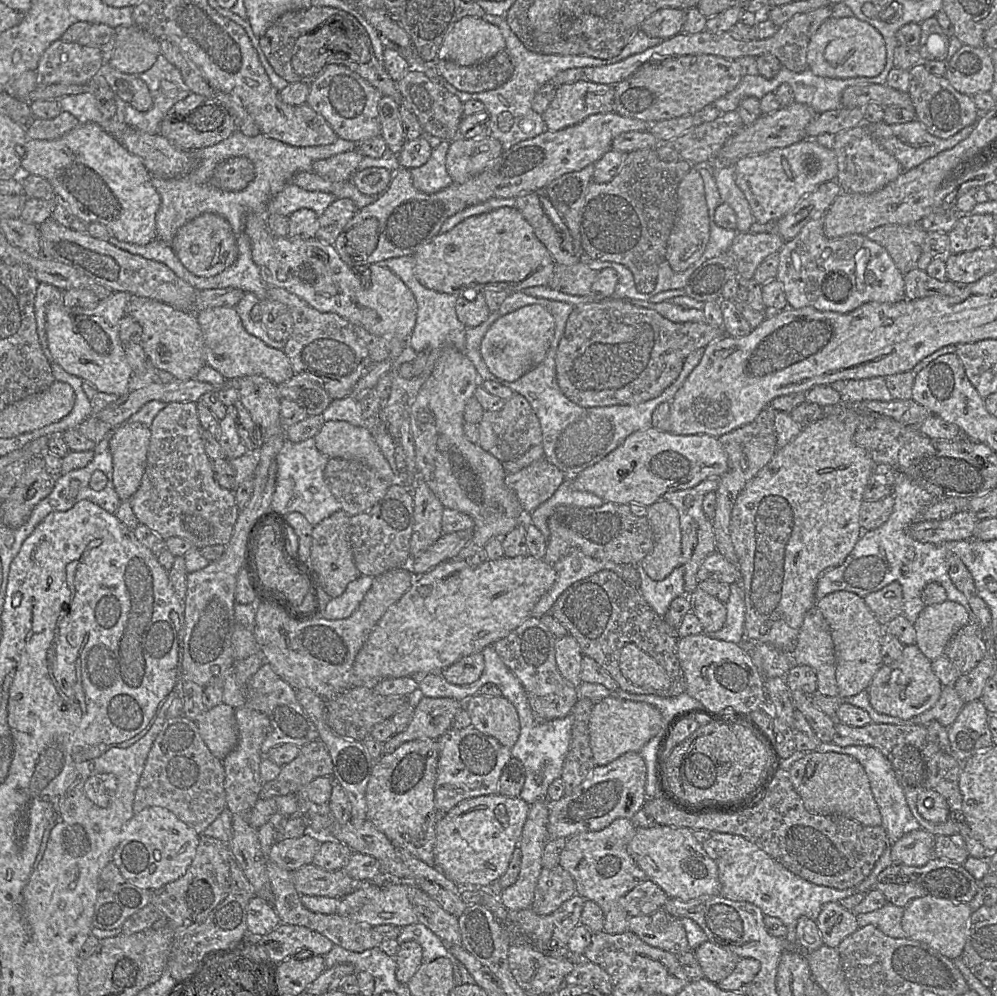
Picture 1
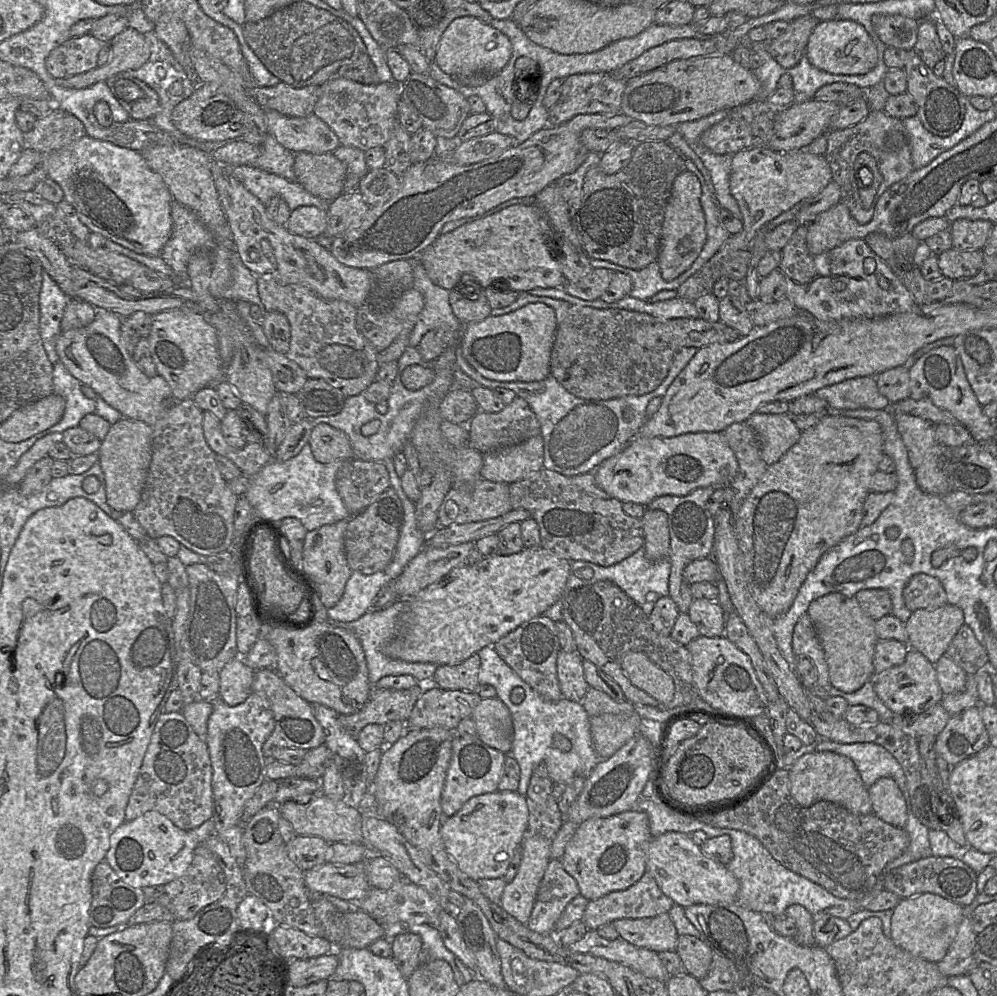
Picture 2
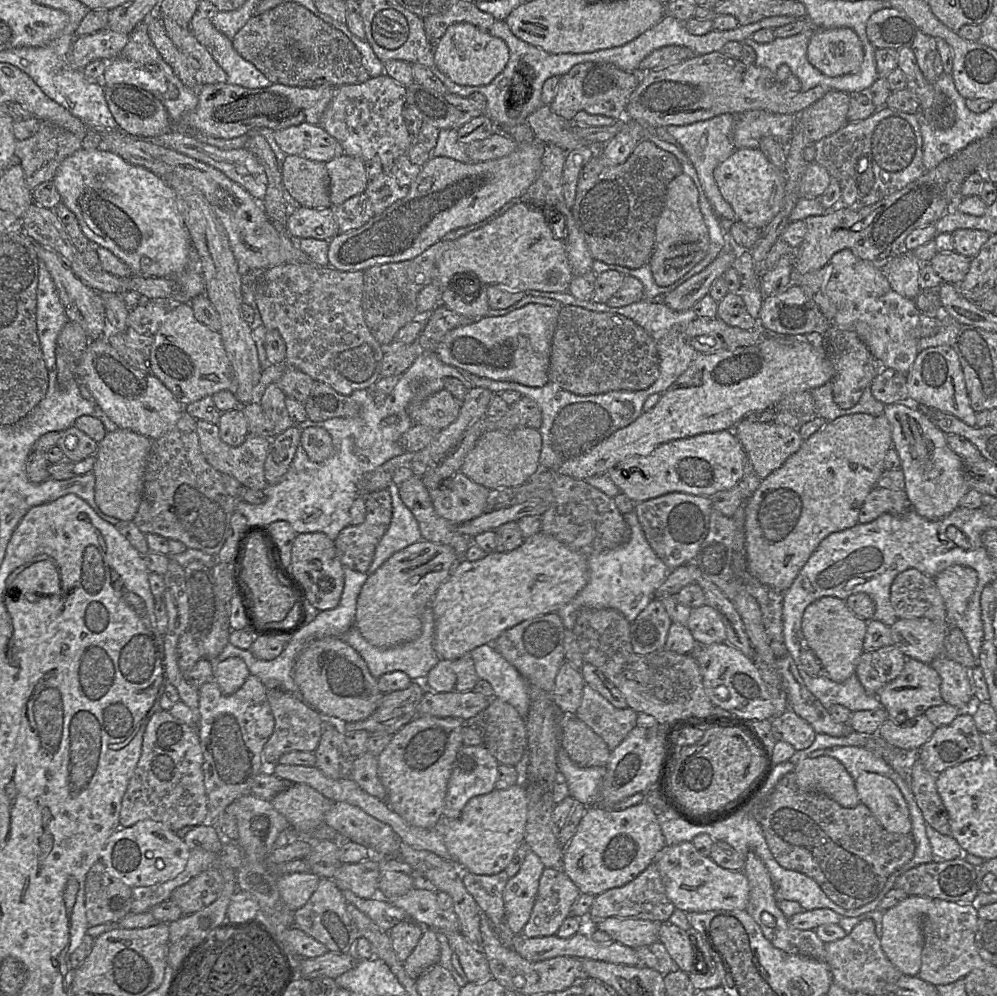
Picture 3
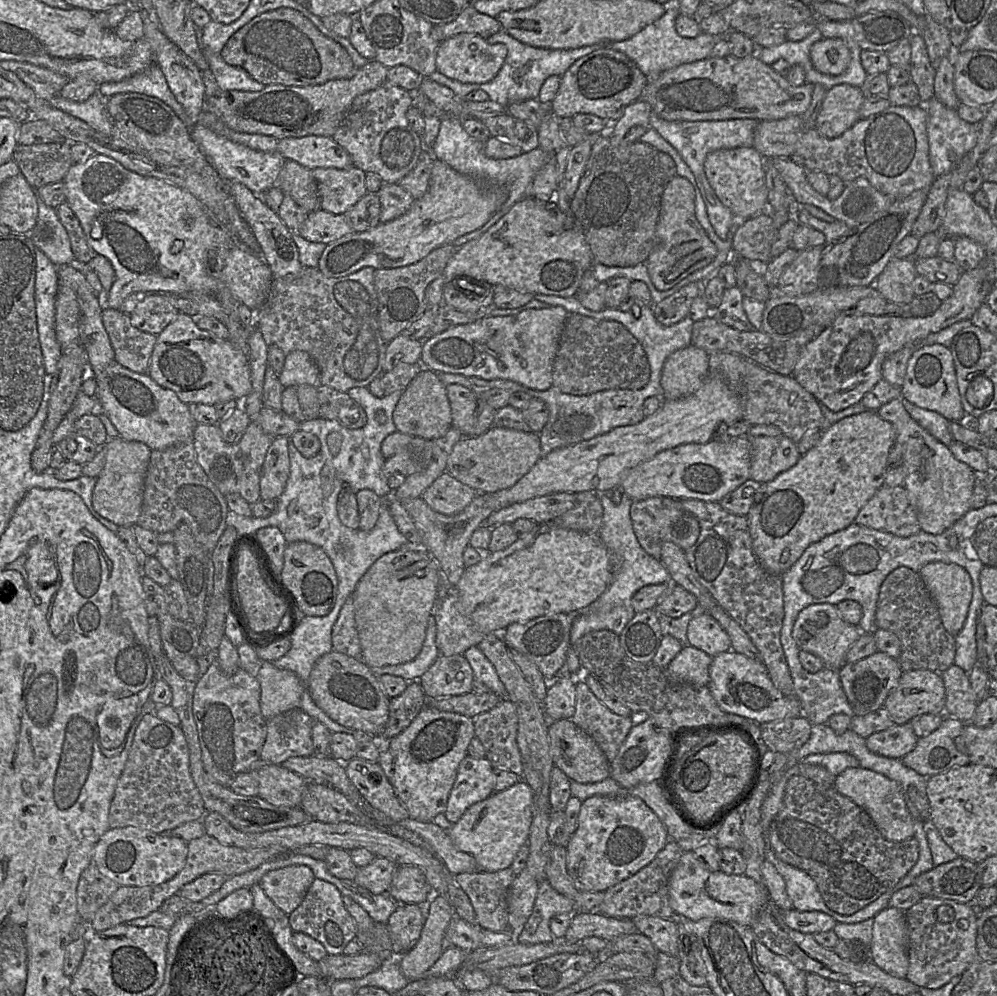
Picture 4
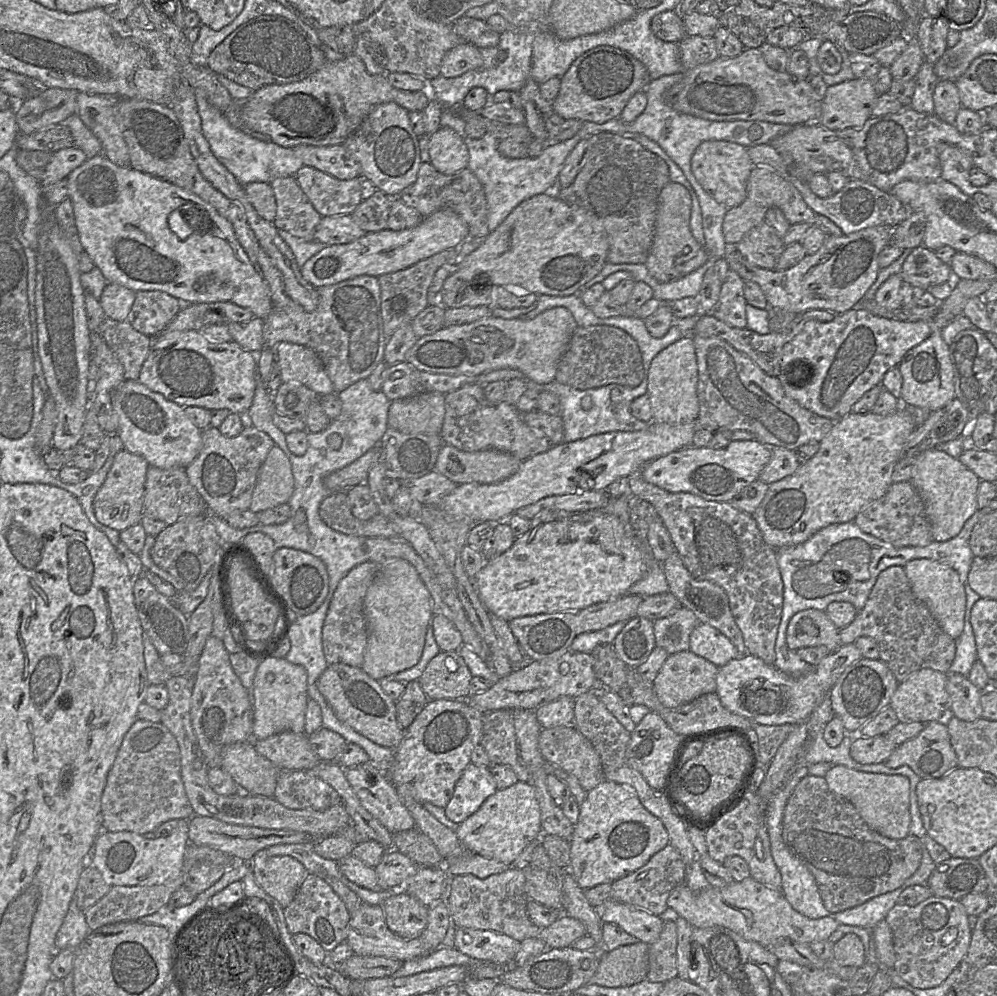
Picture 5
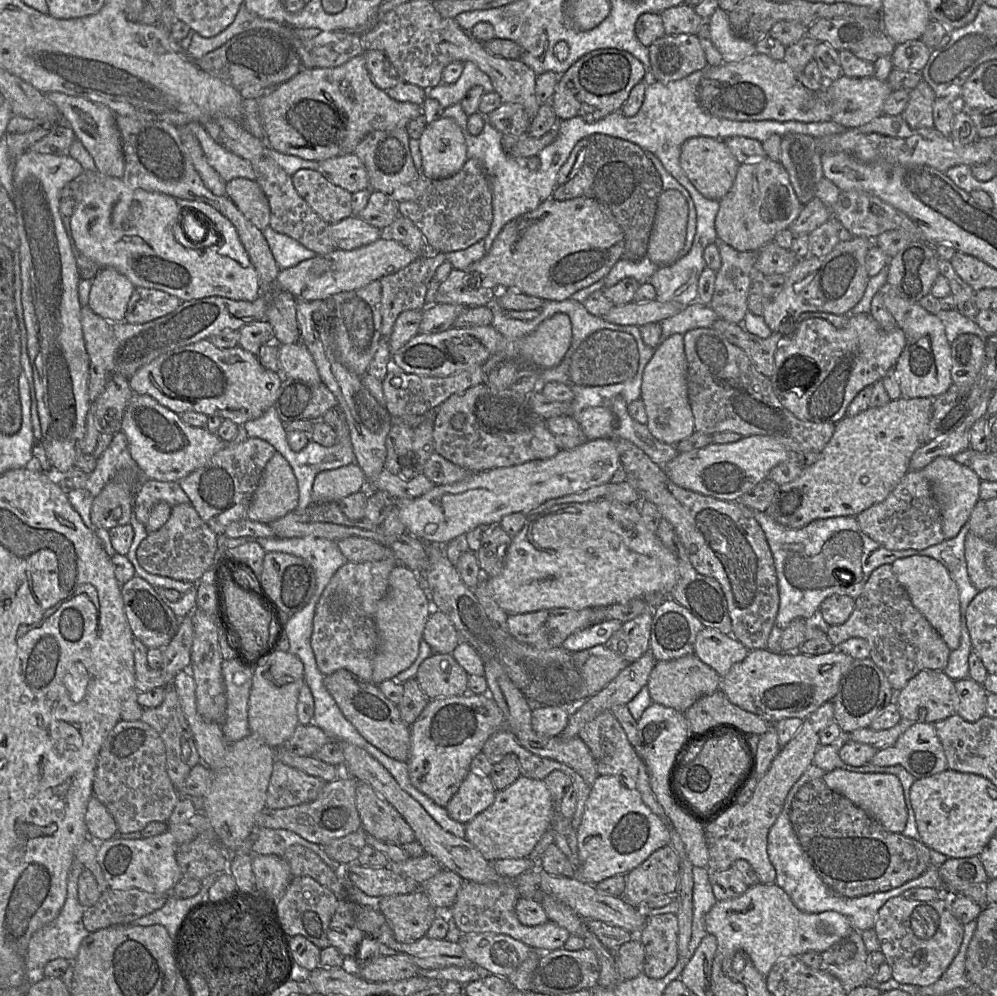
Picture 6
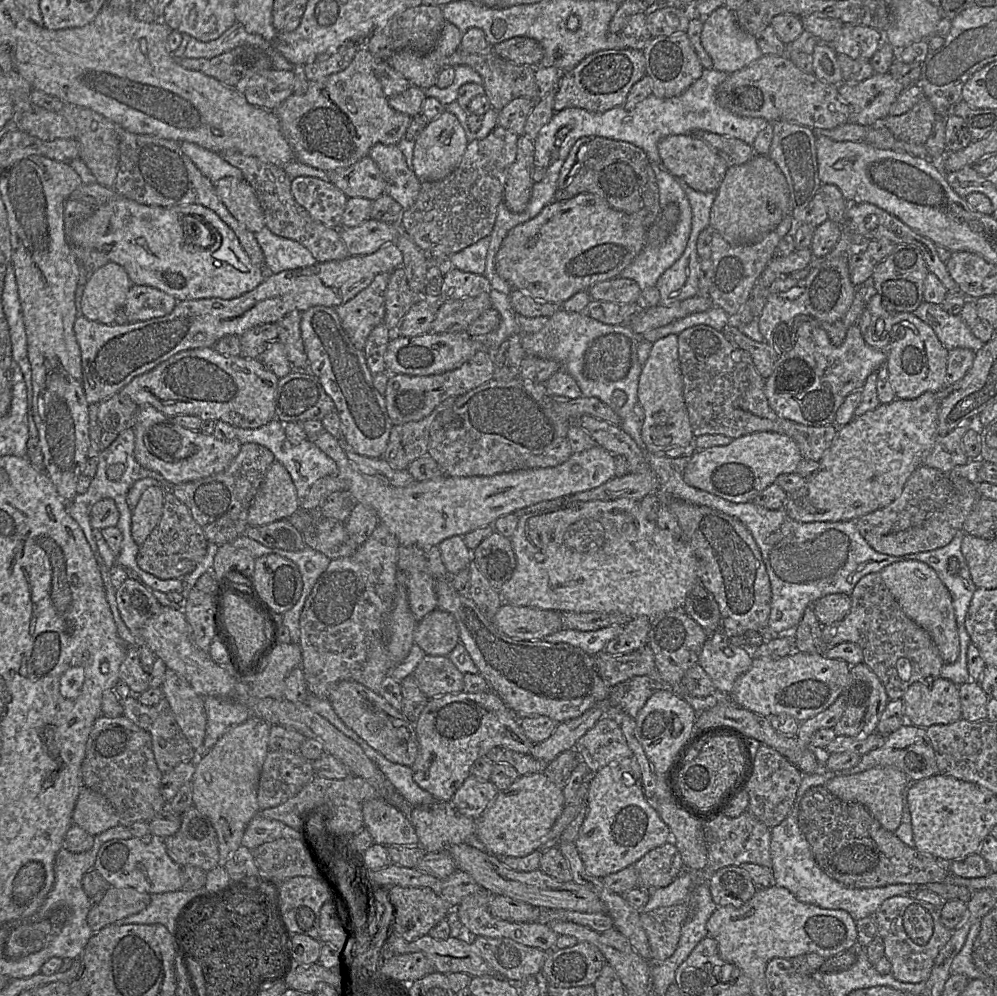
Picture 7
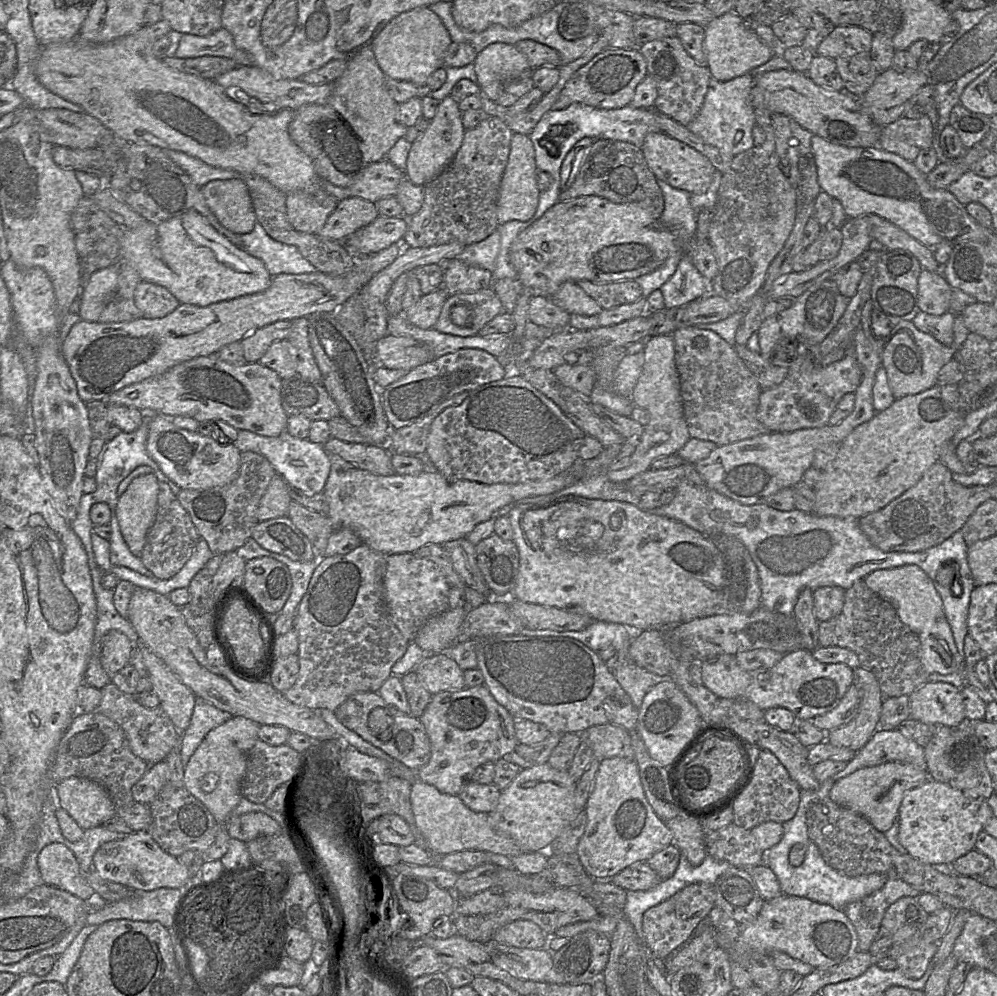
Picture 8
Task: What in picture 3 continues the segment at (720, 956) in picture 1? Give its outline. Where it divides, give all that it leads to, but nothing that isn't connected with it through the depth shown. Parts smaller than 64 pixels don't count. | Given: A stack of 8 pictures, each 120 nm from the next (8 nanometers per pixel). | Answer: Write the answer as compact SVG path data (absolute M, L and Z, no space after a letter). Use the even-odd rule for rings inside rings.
M662 922L659 931L661 942L677 968L686 973L693 971L694 951L688 933L670 922Z

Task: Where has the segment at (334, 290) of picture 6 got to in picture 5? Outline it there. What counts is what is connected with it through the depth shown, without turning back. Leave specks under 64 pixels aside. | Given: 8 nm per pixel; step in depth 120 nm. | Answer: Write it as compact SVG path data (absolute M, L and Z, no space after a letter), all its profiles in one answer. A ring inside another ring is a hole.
M443 208L424 217L413 228L400 231L386 228L368 232L347 244L326 246L301 267L301 274L316 289L360 275L379 277L406 269L444 250L457 248L468 239L468 234L467 223L454 211Z

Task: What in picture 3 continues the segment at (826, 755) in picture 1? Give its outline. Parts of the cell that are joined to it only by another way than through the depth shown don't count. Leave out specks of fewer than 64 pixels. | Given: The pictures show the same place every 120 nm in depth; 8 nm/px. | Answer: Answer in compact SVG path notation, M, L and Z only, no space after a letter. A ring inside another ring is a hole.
M805 758L795 765L793 771L797 777L797 785L802 791L826 794L845 808L860 804L855 779L835 758Z

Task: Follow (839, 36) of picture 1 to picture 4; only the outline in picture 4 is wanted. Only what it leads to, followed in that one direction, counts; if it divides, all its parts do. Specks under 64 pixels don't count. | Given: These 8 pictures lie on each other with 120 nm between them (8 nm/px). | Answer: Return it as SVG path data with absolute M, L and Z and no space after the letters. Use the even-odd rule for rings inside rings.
M822 38L810 48L810 59L816 70L838 76L844 73L851 61L851 53L840 38Z

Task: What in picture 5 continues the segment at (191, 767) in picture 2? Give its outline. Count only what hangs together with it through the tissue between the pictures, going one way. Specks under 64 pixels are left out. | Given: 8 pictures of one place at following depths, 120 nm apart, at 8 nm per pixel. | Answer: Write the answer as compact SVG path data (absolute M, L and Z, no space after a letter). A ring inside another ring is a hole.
M137 719L123 737L101 797L104 831L131 831L139 834L153 832L160 824L173 819L190 819L193 808L181 779L181 757L173 734L161 723Z

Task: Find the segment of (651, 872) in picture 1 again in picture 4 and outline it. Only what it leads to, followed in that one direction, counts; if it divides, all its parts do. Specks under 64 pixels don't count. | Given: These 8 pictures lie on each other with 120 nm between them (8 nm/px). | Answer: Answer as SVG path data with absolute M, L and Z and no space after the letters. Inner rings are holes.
M685 851L671 873L668 882L669 905L682 919L698 921L703 918L723 918L741 925L752 926L755 918L770 900L762 883L743 875L709 871L693 851Z

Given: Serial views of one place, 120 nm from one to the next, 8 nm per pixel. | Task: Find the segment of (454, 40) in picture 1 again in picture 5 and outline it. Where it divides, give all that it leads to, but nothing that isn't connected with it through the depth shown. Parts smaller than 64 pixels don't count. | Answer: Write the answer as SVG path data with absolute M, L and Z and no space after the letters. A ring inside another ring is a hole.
M463 41L445 54L441 63L440 75L446 78L457 77L483 66L484 59L480 48Z

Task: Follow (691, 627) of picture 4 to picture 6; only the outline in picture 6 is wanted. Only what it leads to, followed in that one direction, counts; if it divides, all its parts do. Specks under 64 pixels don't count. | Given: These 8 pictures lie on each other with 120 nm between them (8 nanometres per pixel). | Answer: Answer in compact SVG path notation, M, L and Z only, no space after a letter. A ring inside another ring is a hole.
M704 628L695 639L694 654L724 677L731 667L743 661L749 650L733 636L712 628Z

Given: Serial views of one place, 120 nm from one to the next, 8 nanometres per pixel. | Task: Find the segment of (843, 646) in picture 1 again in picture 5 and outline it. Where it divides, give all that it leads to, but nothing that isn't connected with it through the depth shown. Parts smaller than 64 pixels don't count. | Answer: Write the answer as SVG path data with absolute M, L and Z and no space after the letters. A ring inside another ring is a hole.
M813 608L802 610L792 616L786 639L788 647L793 650L825 646L832 652L842 646L840 630L825 611Z

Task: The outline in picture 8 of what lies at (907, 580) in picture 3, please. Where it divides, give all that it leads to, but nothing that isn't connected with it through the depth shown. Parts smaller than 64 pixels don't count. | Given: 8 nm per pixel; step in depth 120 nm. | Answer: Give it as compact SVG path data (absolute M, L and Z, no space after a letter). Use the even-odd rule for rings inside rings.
M862 580L845 590L844 606L836 617L818 623L821 647L842 647L857 654L860 666L871 671L878 680L884 698L909 696L928 682L929 675L920 658L920 640L899 618L895 608L870 590Z

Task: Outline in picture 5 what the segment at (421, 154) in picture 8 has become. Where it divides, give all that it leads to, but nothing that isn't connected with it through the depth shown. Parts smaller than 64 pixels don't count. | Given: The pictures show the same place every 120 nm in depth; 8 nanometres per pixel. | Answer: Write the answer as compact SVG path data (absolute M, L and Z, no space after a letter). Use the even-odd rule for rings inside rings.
M448 127L428 136L430 163L442 174L452 175L468 166L469 151L463 138Z

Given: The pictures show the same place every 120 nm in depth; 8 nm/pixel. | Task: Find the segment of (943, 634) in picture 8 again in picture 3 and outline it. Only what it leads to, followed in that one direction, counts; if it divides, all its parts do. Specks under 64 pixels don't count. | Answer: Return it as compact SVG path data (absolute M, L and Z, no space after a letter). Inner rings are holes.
M960 565L946 568L934 578L943 598L949 627L955 627L977 586L975 570Z

